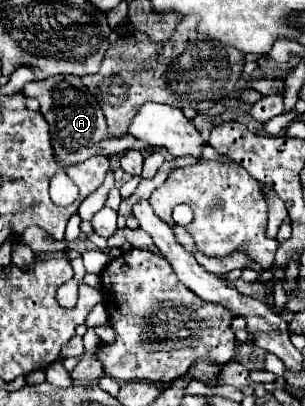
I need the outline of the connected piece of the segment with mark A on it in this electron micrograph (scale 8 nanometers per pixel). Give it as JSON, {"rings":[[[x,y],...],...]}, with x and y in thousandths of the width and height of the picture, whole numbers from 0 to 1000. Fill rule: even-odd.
{"rings":[[[177,185],[131,200],[98,200],[79,209],[72,229],[85,239],[111,239],[131,249],[131,278],[164,308],[184,392],[197,392],[210,411],[223,411],[223,401],[262,401],[289,392],[289,382],[348,382],[348,387],[400,382],[413,367],[439,362],[446,342],[433,342],[426,333],[400,333],[400,337],[354,333],[328,249],[269,209],[262,190]]]}

